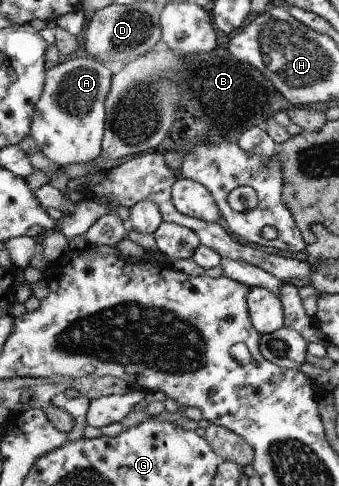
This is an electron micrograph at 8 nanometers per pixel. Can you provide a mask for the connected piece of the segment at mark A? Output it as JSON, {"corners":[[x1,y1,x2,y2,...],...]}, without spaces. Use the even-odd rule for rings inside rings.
{"corners":[[91,56,69,58,46,71,44,88,32,115,30,135,53,165,85,163,100,155,106,126,104,103,111,82,111,71]]}

